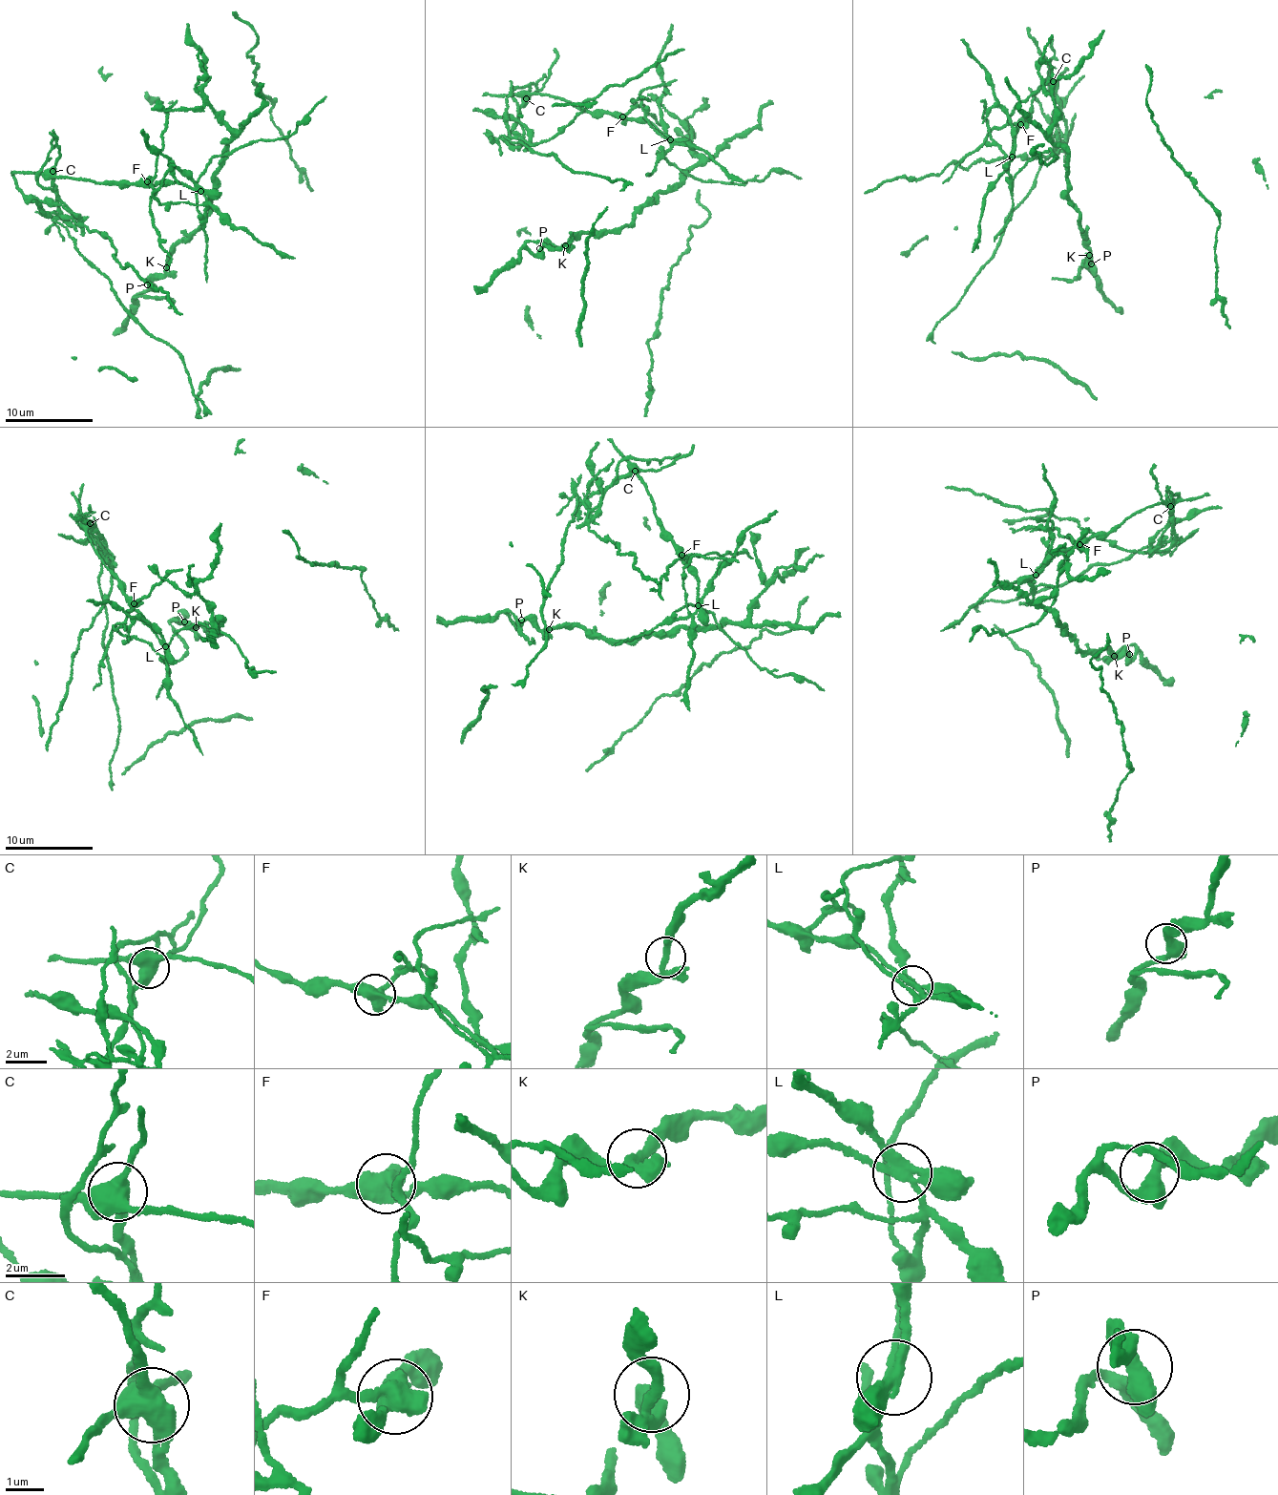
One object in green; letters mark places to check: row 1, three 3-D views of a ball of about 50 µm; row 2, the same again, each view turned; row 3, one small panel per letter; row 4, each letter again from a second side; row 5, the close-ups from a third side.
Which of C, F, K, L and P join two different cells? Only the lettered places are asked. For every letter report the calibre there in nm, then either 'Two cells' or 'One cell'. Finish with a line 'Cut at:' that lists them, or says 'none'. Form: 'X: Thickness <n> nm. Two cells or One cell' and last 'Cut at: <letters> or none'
C: Thickness 600 nm. Two cells
F: Thickness 500 nm. Two cells
K: Thickness 220 nm. One cell
L: Thickness 280 nm. Two cells
P: Thickness 340 nm. One cell
Cut at: C, F, L

